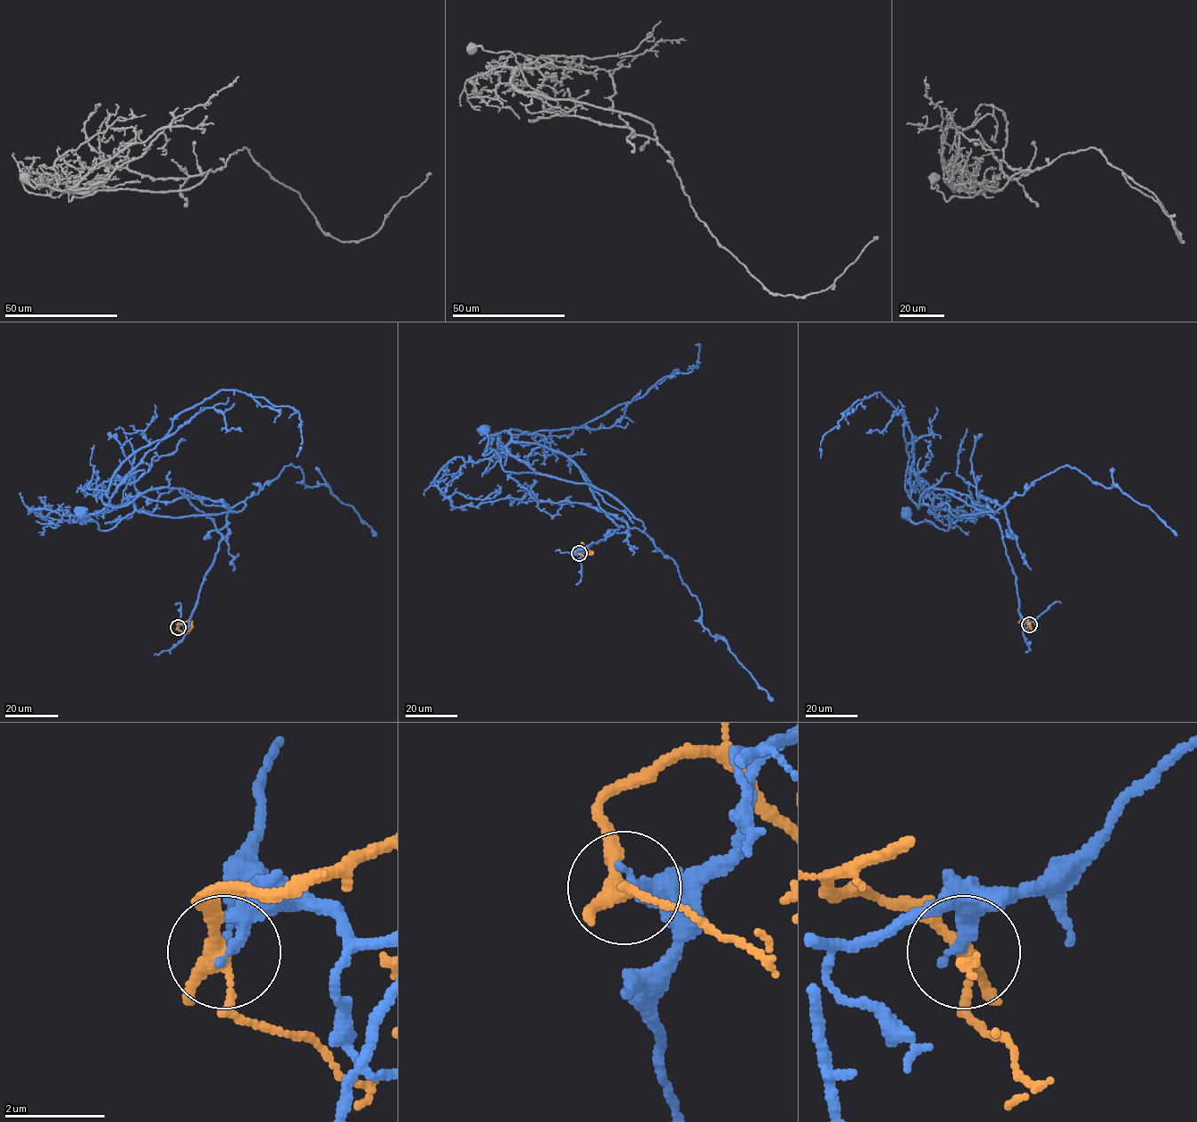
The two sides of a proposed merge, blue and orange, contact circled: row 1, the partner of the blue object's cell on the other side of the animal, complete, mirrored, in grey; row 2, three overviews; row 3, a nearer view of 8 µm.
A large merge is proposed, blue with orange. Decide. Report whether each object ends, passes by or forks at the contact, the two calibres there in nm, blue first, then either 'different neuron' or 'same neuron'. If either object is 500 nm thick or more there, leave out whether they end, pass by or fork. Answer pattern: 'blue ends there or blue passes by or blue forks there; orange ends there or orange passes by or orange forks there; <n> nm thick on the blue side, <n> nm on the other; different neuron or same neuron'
blue ends there; orange forks there; 320 nm thick on the blue side, 240 nm on the other; different neuron

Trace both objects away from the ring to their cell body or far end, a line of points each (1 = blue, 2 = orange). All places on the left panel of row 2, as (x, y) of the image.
1: (179, 626), (218, 550), (213, 522), (165, 487), (104, 504), (135, 505), (107, 531), (80, 523), (81, 513)
2: (178, 626), (177, 624), (188, 621), (191, 628), (189, 631), (187, 626)

